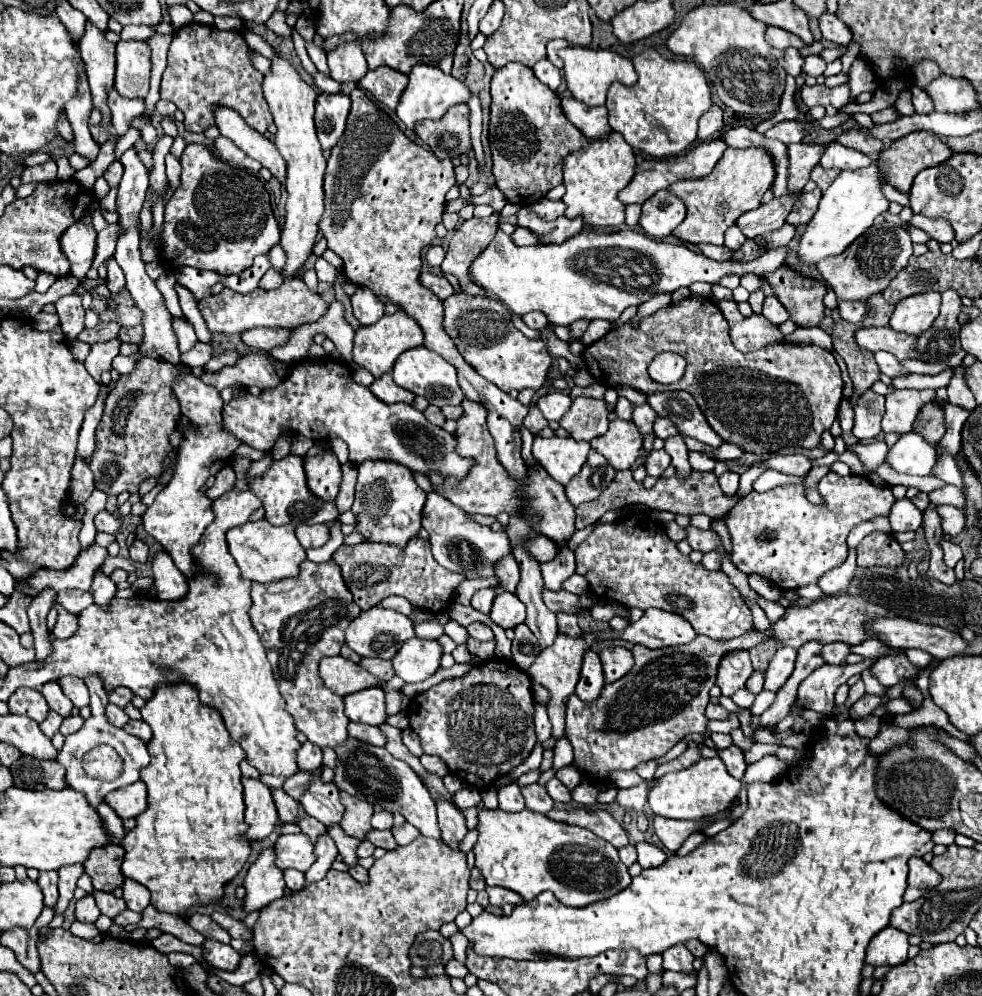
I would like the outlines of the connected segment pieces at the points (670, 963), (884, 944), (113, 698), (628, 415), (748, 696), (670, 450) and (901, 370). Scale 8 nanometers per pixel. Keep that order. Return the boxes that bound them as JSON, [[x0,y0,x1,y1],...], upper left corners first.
[[662,945,694,971],[866,927,908,965],[108,687,132,709],[614,397,634,421],[732,687,756,707],[664,435,692,479],[874,351,908,379]]

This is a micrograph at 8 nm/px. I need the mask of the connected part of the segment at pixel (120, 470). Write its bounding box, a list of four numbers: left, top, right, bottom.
[90,359,180,495]

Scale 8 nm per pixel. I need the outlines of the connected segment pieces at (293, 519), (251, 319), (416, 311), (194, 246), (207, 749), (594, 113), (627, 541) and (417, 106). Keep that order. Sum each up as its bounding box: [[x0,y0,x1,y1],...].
[[250,455,338,527],[198,279,328,335],[318,89,528,479],[160,143,280,275],[120,683,252,917],[560,97,612,141],[576,513,752,639],[396,65,470,129]]

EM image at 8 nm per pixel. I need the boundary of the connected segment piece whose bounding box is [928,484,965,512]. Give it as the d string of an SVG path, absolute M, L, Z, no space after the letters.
M946 484L943 488L934 490L928 494L929 500L935 505L955 505L964 512L965 497L956 486Z

